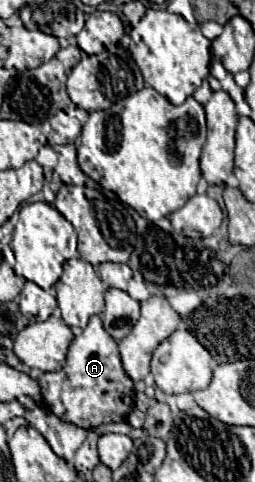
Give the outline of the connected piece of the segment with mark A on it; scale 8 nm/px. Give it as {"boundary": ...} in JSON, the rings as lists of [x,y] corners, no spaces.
{"boundary":[[[98,315],[90,317],[86,329],[74,337],[64,369],[44,373],[38,383],[42,387],[44,405],[62,421],[74,423],[82,429],[94,429],[102,423],[124,421],[134,405],[134,383],[124,373],[118,345],[104,331]]]}

